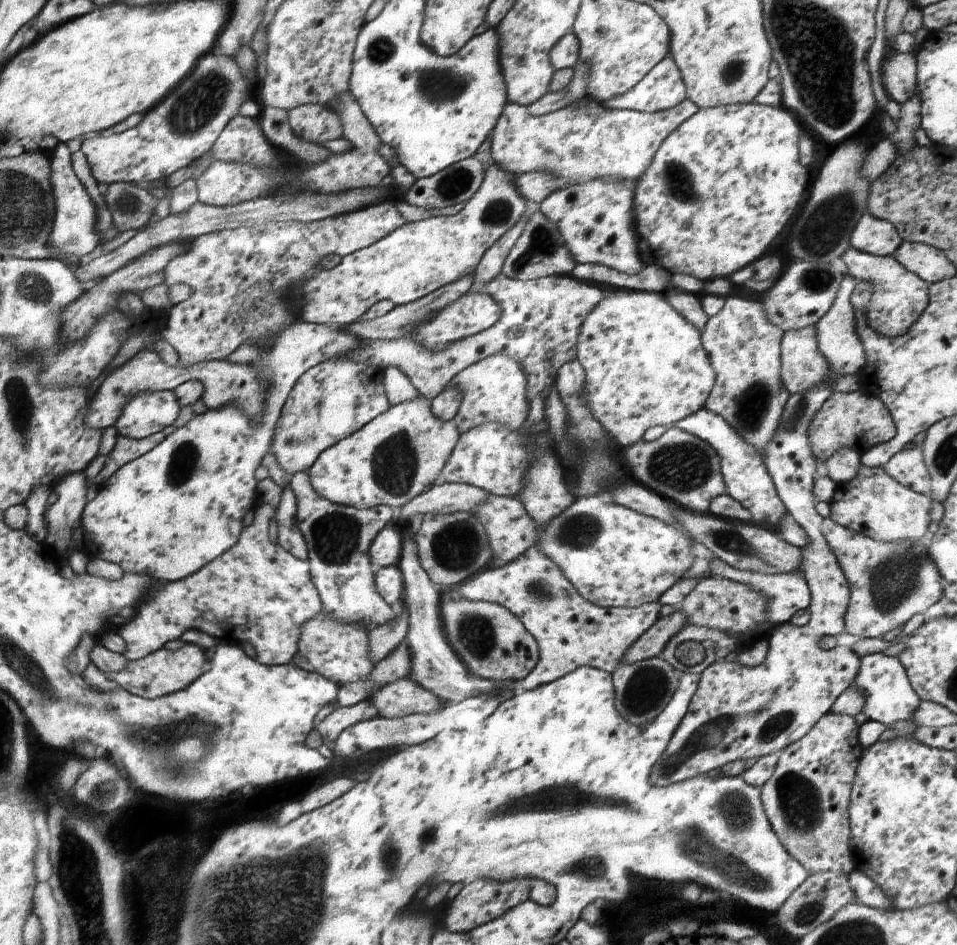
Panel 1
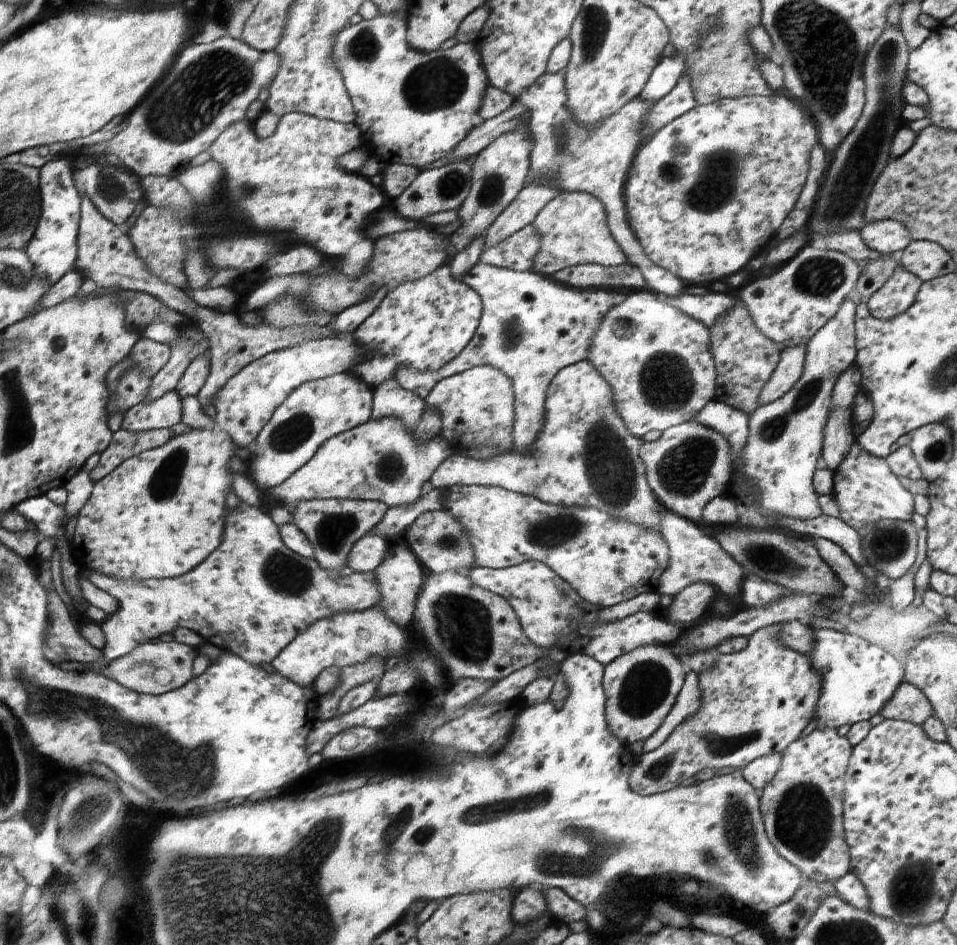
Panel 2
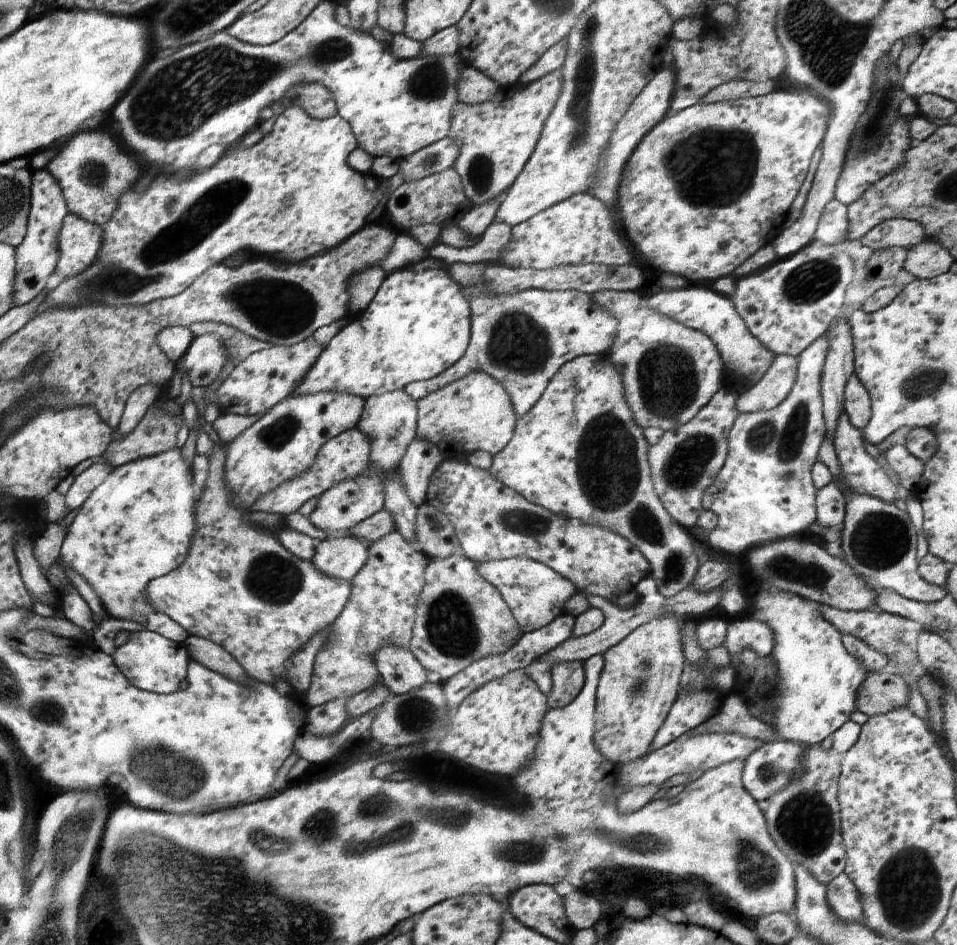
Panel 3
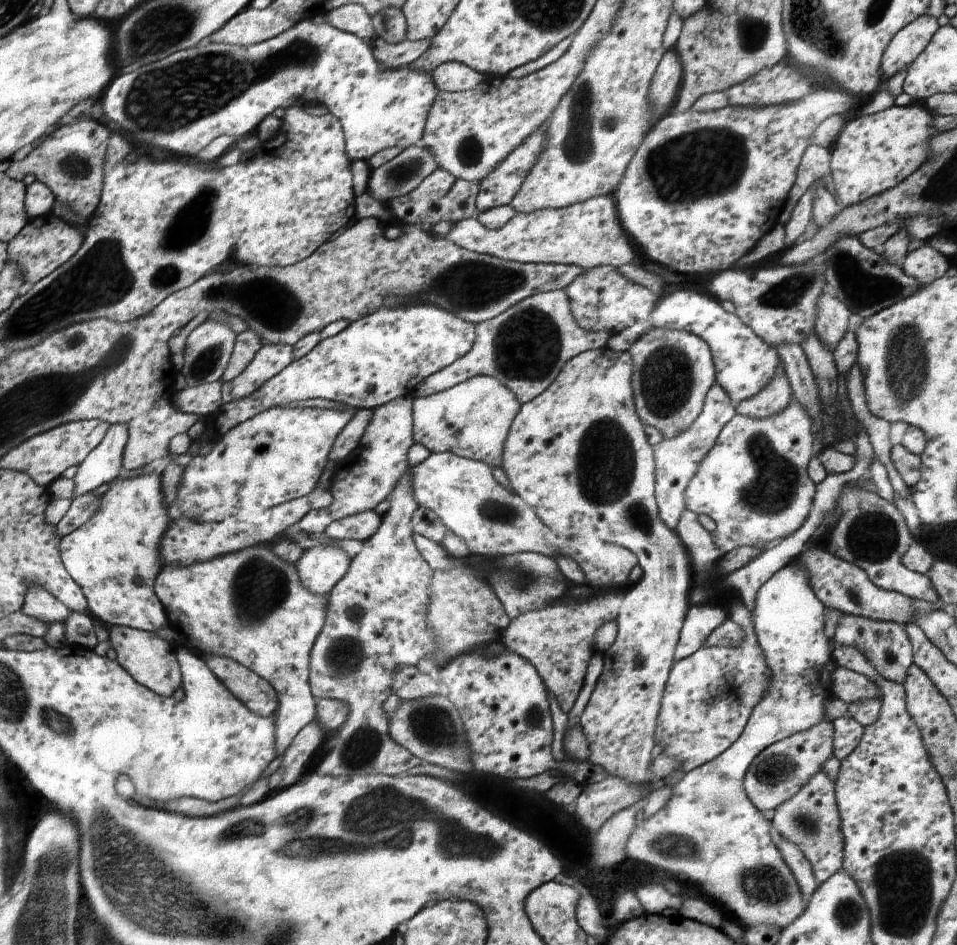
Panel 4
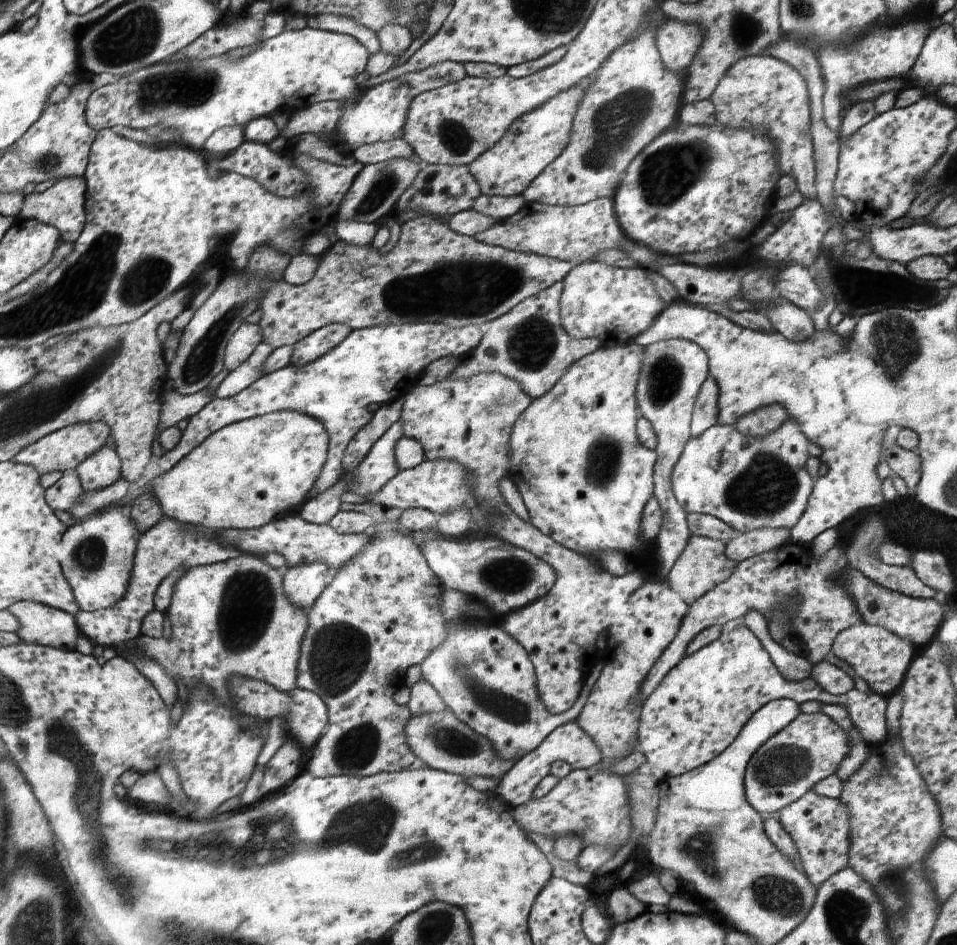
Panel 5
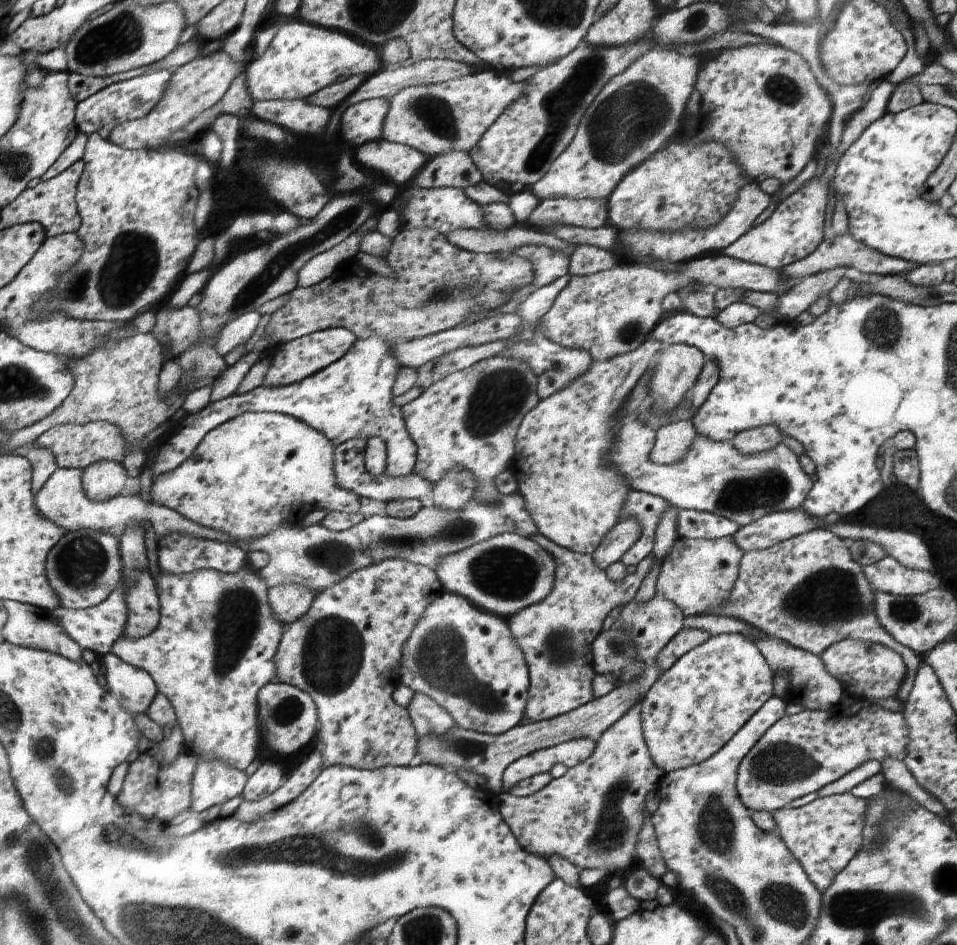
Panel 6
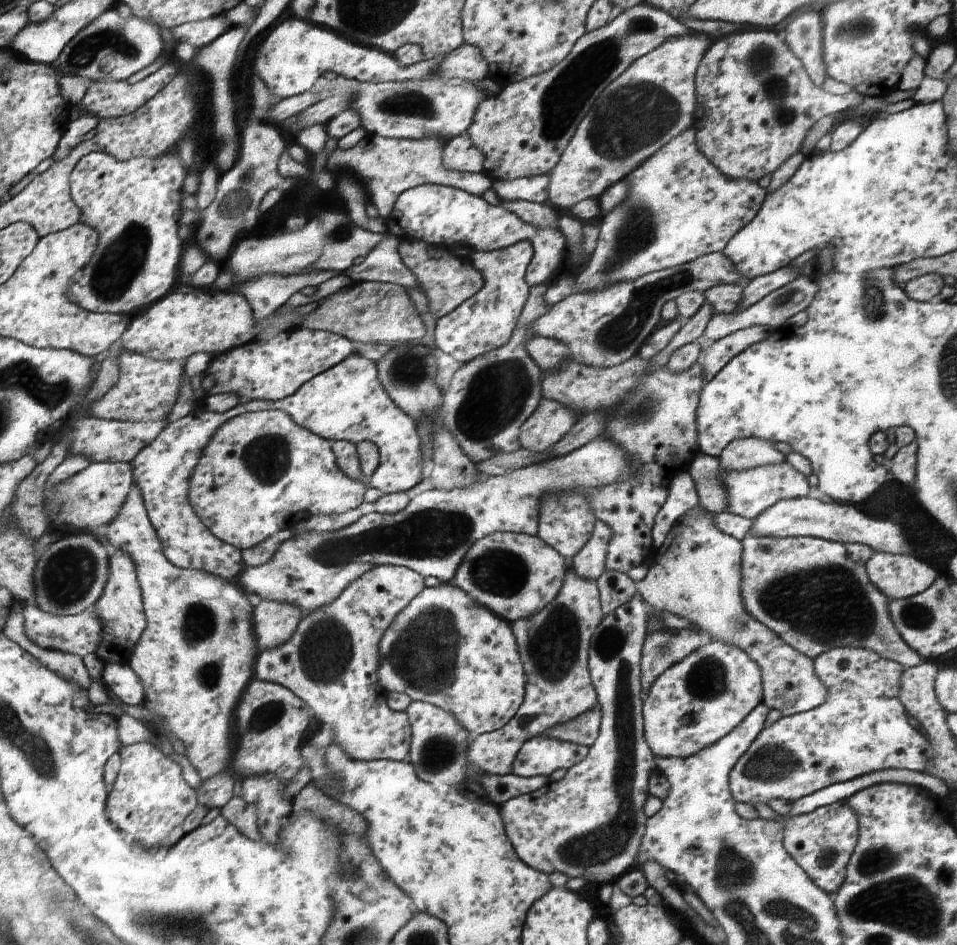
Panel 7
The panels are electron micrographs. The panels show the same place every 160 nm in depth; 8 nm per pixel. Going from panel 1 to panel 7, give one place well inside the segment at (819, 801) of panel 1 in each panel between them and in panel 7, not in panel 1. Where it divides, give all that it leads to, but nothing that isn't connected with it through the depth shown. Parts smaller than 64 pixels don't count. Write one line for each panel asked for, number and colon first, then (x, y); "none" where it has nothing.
2: (802, 806)
3: (804, 819)
4: (810, 819)
5: (819, 826)
6: (824, 835)
7: (821, 842)

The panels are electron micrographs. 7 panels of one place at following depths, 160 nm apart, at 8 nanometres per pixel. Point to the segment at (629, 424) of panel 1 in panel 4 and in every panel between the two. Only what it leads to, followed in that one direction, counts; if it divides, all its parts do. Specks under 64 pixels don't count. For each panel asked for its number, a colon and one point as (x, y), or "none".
2: (658, 360)
3: (670, 371)
4: (673, 370)

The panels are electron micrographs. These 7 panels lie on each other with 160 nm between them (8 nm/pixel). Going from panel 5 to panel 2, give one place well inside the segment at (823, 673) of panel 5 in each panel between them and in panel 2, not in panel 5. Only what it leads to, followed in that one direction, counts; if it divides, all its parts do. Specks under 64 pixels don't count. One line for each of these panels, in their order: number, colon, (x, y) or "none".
2: (908, 703)
3: (883, 691)
4: (847, 685)

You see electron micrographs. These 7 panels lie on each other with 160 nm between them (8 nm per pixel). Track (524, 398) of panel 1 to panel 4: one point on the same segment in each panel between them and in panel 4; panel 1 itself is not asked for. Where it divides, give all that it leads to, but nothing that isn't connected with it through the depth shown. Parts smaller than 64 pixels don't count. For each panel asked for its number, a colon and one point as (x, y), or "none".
2: (477, 407)
3: (475, 412)
4: (472, 419)

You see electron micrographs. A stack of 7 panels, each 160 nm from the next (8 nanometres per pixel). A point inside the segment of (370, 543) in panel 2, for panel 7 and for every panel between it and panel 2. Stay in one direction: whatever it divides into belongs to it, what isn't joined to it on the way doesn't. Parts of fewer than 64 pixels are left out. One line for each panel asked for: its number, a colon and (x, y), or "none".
3: (342, 557)
4: (320, 568)
5: (303, 585)
6: (290, 602)
7: (275, 622)

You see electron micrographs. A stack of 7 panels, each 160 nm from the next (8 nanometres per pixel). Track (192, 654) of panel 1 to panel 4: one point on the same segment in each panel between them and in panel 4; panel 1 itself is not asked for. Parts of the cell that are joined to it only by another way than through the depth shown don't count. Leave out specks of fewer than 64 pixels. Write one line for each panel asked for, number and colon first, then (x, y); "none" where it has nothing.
2: (154, 668)
3: (149, 661)
4: (150, 660)

